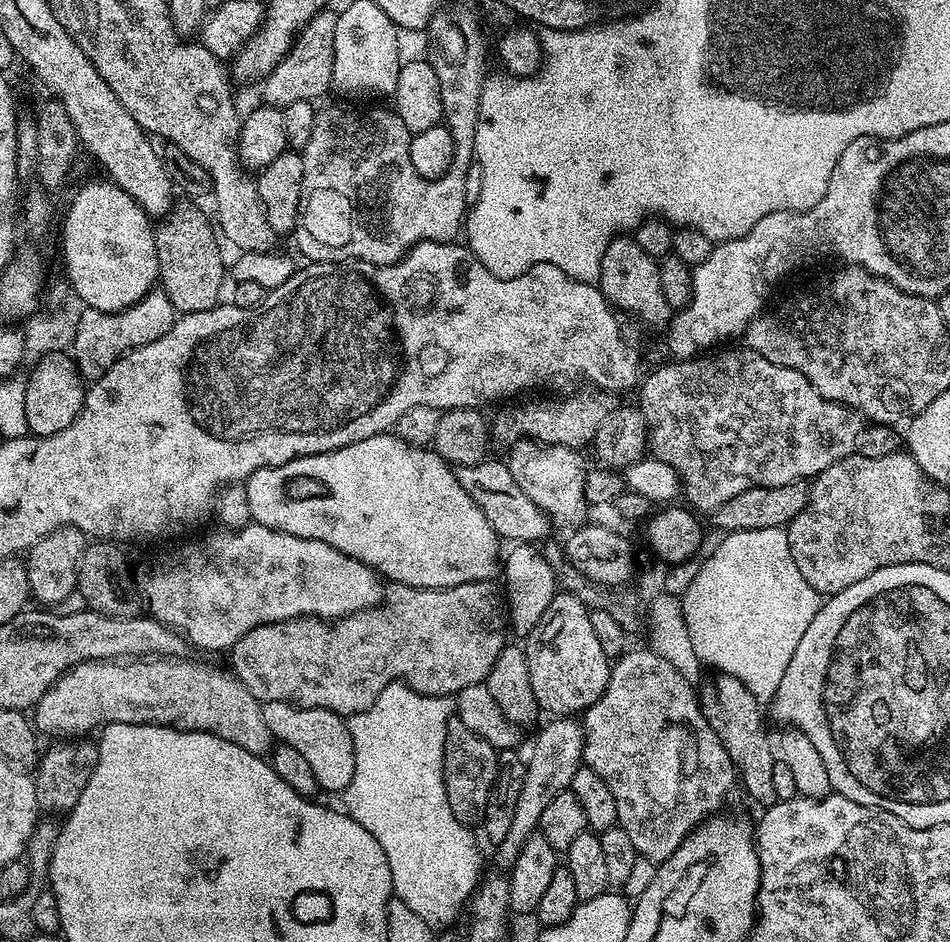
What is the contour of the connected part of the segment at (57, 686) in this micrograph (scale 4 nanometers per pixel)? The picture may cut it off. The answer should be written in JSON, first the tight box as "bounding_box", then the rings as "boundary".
{"bounding_box":[34,656,274,757],"boundary":[[[154,656],[151,658],[128,658],[123,662],[120,660],[87,660],[84,664],[74,666],[70,671],[59,676],[57,680],[50,686],[50,690],[46,690],[46,694],[42,694],[42,698],[34,705],[34,727],[37,733],[44,732],[80,732],[76,734],[88,734],[91,728],[99,729],[105,724],[161,724],[167,728],[177,728],[183,732],[209,732],[218,738],[222,738],[226,742],[234,742],[234,746],[242,746],[242,750],[246,750],[250,754],[263,757],[265,754],[271,753],[274,747],[274,741],[270,734],[270,726],[266,726],[266,718],[262,718],[263,703],[254,698],[254,694],[250,694],[250,690],[246,690],[246,686],[241,680],[236,679],[231,671],[219,672],[212,664],[199,664],[196,660],[184,660],[180,656]]]}

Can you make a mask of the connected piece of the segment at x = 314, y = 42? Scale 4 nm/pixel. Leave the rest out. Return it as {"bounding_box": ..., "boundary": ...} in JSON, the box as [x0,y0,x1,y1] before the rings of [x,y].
{"bounding_box":[263,10,336,109],"boundary":[[[325,10],[314,17],[305,28],[300,29],[291,52],[286,53],[280,65],[269,76],[264,77],[263,103],[284,109],[285,106],[294,102],[319,101],[319,96],[332,88],[336,17],[335,11]]]}

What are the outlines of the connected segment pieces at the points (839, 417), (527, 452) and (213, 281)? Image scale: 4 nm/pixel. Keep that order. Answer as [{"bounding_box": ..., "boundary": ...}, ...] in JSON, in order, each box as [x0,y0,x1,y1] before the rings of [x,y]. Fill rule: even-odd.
[{"bounding_box":[638,346,866,514],"boundary":[[[743,346],[723,348],[713,351],[711,354],[694,356],[690,360],[676,360],[671,362],[672,364],[664,364],[661,368],[654,369],[648,377],[645,375],[638,388],[638,393],[640,392],[638,407],[648,427],[647,451],[655,459],[666,462],[666,466],[674,466],[682,485],[683,499],[688,499],[686,504],[689,509],[695,510],[700,514],[703,514],[703,512],[708,512],[708,514],[715,513],[717,508],[720,508],[726,502],[730,502],[730,498],[738,498],[738,494],[743,494],[746,490],[765,488],[766,486],[786,486],[795,480],[814,478],[822,470],[834,466],[834,462],[844,460],[857,451],[860,434],[866,427],[860,413],[853,412],[851,408],[844,404],[822,398],[822,394],[818,394],[818,390],[814,390],[814,386],[810,386],[810,382],[805,376],[798,374],[798,370],[790,370],[786,366],[778,366],[774,362],[770,362],[762,354],[758,354],[753,348],[745,348]]]},{"bounding_box":[506,439,590,526],"boundary":[[[522,439],[507,449],[506,463],[510,474],[514,474],[514,482],[553,521],[560,524],[579,526],[585,523],[584,511],[590,505],[584,500],[583,487],[589,465],[584,465],[583,451],[557,444],[539,444],[537,440]]]},{"bounding_box":[155,204,226,313],"boundary":[[[192,204],[173,207],[170,215],[159,221],[155,233],[160,271],[158,284],[166,298],[170,298],[177,313],[210,310],[221,303],[220,287],[224,284],[224,276],[226,280],[226,260],[224,264],[224,256],[216,245],[217,237],[209,213],[207,216],[202,209]]]}]

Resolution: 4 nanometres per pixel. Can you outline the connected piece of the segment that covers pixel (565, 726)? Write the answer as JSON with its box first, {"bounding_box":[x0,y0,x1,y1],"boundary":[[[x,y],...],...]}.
{"bounding_box":[495,718,584,870],"boundary":[[[552,718],[549,724],[536,736],[532,744],[532,753],[526,756],[522,794],[518,794],[518,806],[510,822],[510,830],[502,842],[495,845],[497,869],[510,870],[526,846],[528,836],[537,835],[540,819],[546,806],[558,798],[558,794],[569,791],[574,782],[574,774],[584,764],[584,726],[576,718]]]}

